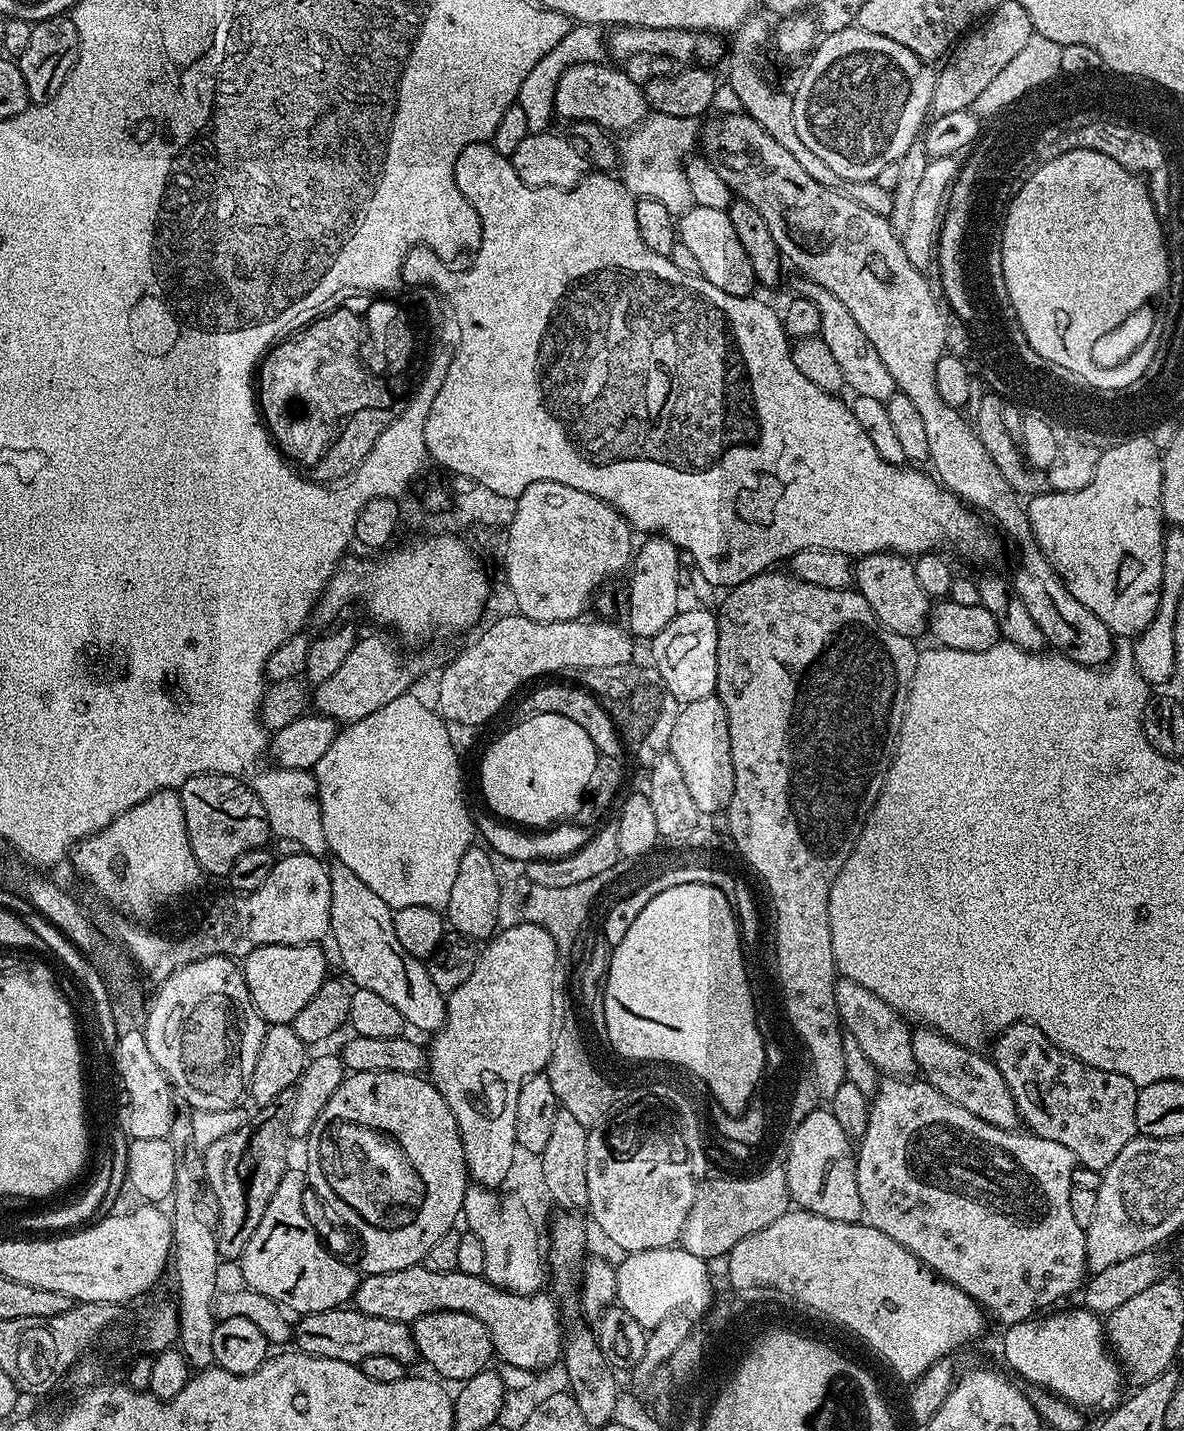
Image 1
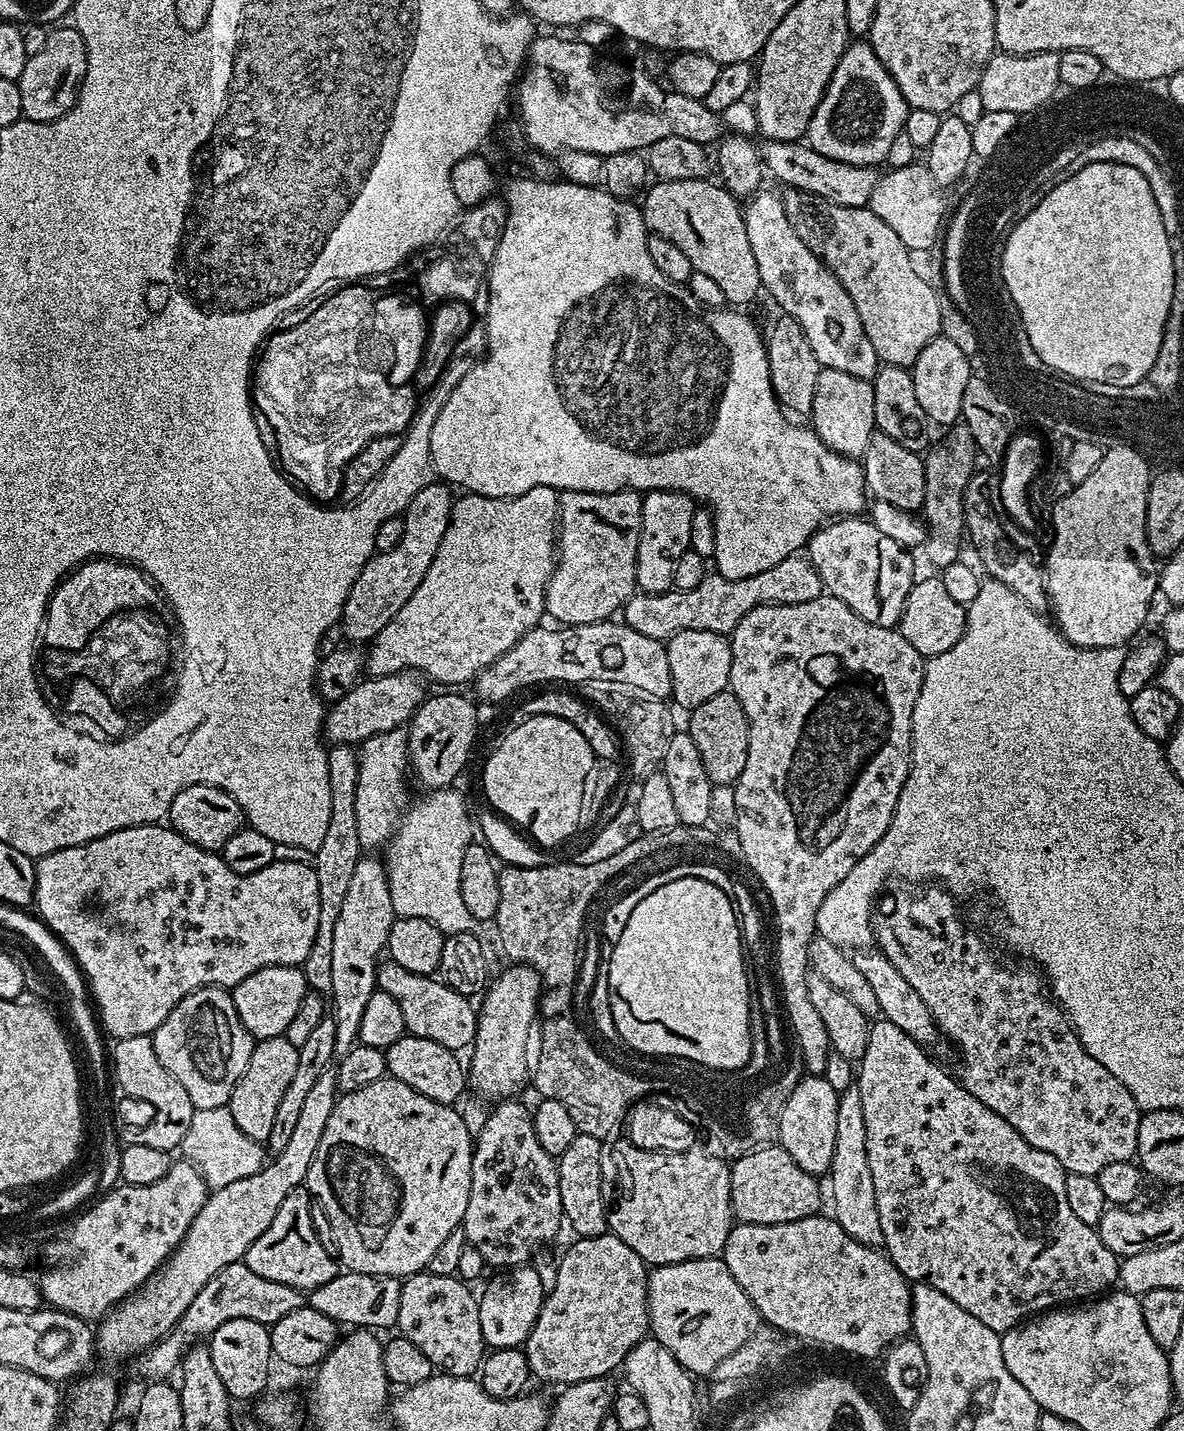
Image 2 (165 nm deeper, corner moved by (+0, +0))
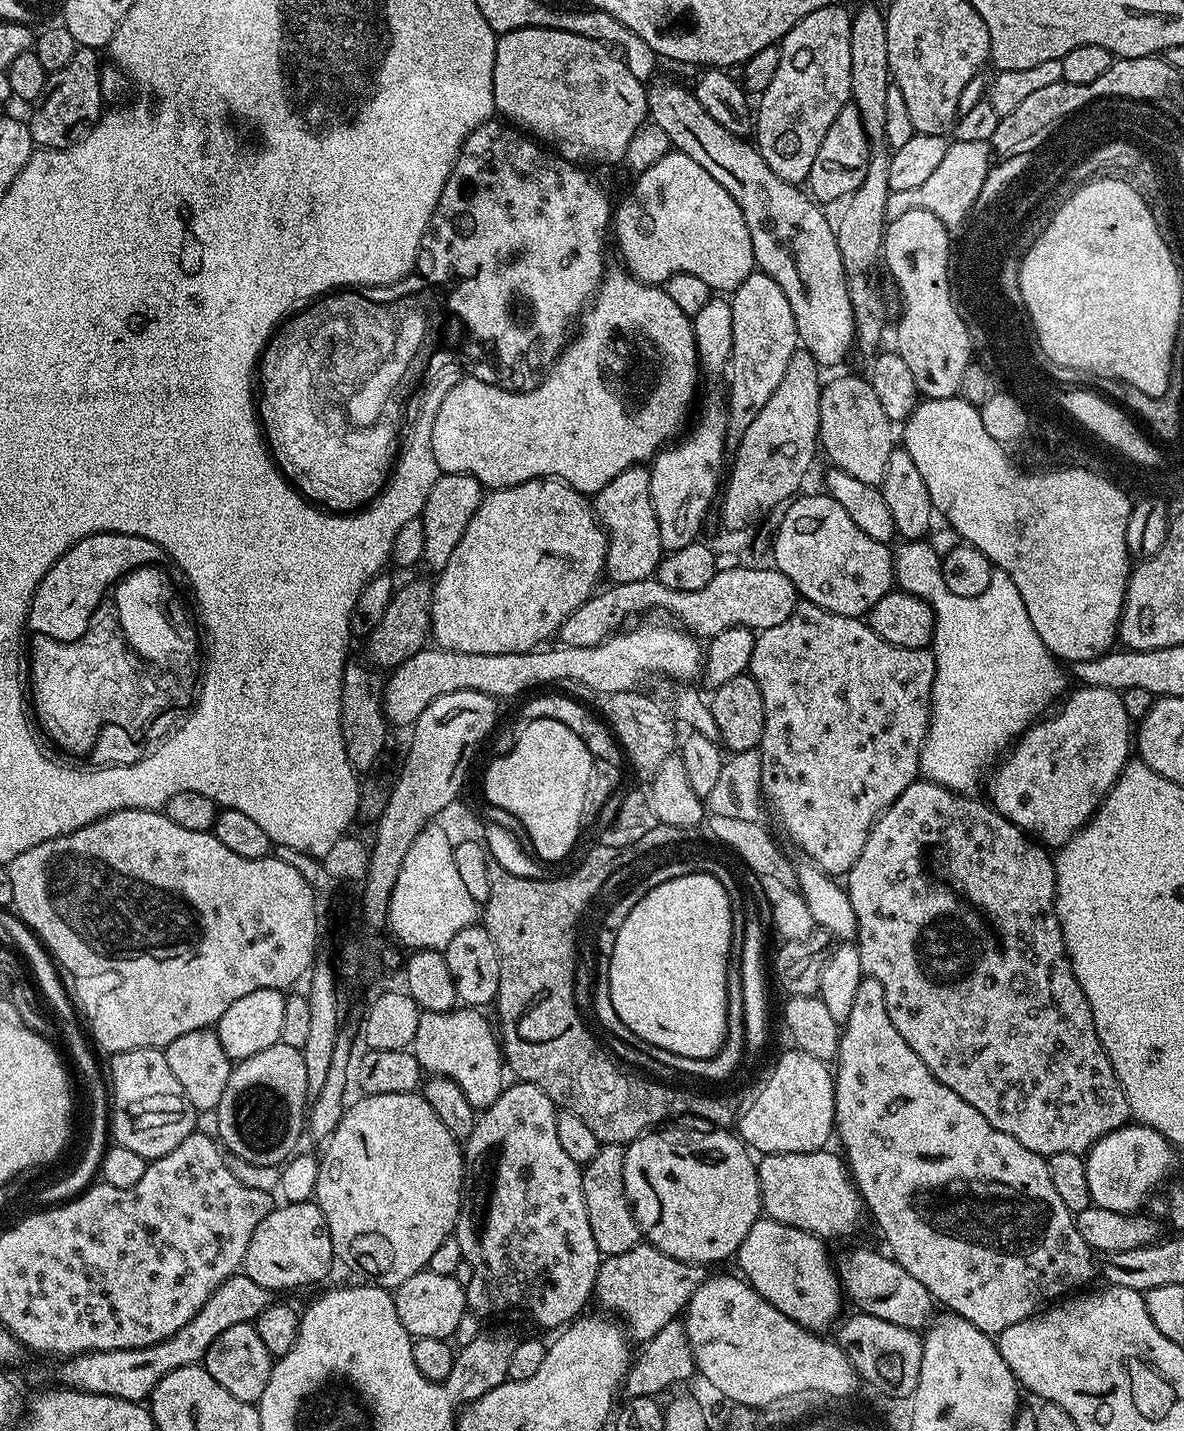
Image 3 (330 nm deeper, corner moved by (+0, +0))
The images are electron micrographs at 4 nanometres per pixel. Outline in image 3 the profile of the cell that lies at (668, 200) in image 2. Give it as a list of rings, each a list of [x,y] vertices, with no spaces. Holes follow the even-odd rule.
[[[675,150],[666,153],[650,170],[635,177],[636,185],[628,192],[628,197],[614,208],[614,236],[620,247],[623,267],[644,284],[662,286],[674,274],[694,274],[702,278],[706,286],[720,294],[731,294],[736,287],[756,268],[754,250],[750,242],[750,230],[742,210],[730,194],[694,158]]]

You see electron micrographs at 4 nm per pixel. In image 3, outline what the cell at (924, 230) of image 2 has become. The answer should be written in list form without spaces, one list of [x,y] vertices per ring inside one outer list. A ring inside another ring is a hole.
[[[953,139],[937,170],[926,182],[910,190],[889,191],[886,202],[888,220],[902,218],[906,210],[930,210],[930,214],[934,214],[938,222],[942,222],[950,230],[956,230],[963,220],[964,224],[969,219],[993,160],[994,153],[987,139],[956,141]]]

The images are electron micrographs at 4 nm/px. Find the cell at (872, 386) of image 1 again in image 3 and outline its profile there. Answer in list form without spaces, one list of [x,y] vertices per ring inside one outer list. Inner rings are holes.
[[[656,84],[653,88],[651,85],[647,89],[647,93],[648,116],[651,123],[662,126],[662,131],[666,134],[666,138],[670,138],[673,149],[694,158],[694,162],[698,162],[698,166],[702,166],[702,170],[706,170],[706,174],[710,174],[710,178],[714,178],[714,182],[718,182],[718,186],[722,186],[726,190],[726,194],[730,194],[730,198],[734,198],[734,202],[738,202],[738,206],[742,210],[742,218],[746,218],[746,226],[750,230],[750,242],[754,250],[756,268],[766,273],[770,278],[774,278],[774,282],[778,282],[778,286],[782,286],[782,294],[786,294],[786,302],[790,302],[790,310],[794,310],[794,322],[800,335],[800,344],[821,366],[842,363],[847,358],[848,351],[853,351],[856,339],[856,323],[854,322],[854,310],[852,309],[852,299],[848,289],[848,275],[844,273],[842,254],[838,250],[838,242],[836,241],[836,229],[833,221],[831,219],[828,221],[824,217],[824,212],[820,209],[823,207],[803,187],[778,178],[778,174],[774,174],[774,170],[770,170],[770,166],[766,166],[766,158],[762,158],[762,154],[756,149],[755,143],[751,139],[735,136],[730,134],[730,130],[726,130],[726,126],[718,126],[718,122],[714,122],[714,118],[710,118],[710,114],[706,114],[704,107],[698,103],[695,91],[691,87],[683,88],[680,84]]]

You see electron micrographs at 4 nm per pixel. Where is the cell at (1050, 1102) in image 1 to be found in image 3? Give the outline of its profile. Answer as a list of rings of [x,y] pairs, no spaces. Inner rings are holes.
[[[918,778],[906,786],[906,790],[902,790],[893,804],[885,808],[872,823],[866,846],[862,846],[862,854],[858,854],[858,862],[854,862],[846,874],[850,906],[854,906],[854,918],[858,918],[854,943],[861,956],[863,975],[882,982],[886,1014],[890,1014],[894,1030],[906,1038],[906,1046],[910,1046],[910,1050],[914,1050],[914,1054],[926,1062],[930,1074],[934,1074],[942,1086],[950,1086],[958,1098],[970,1102],[970,1106],[974,1106],[974,1110],[978,1110],[978,1114],[982,1114],[990,1126],[1002,1130],[1002,1134],[1010,1134],[1010,1138],[1022,1142],[1026,1150],[1047,1158],[1050,1182],[1054,1182],[1054,1190],[1058,1198],[1062,1198],[1066,1210],[1075,1214],[1093,1207],[1090,1182],[1086,1182],[1084,1155],[1106,1134],[1129,1123],[1126,1094],[1098,1038],[1090,1002],[1086,1002],[1086,994],[1082,994],[1082,986],[1078,986],[1078,978],[1074,978],[1072,963],[1062,938],[1062,926],[1055,914],[1056,865],[1049,849],[1029,838],[1021,828],[1011,824],[983,799],[972,798],[971,795],[952,792],[941,784]]]

